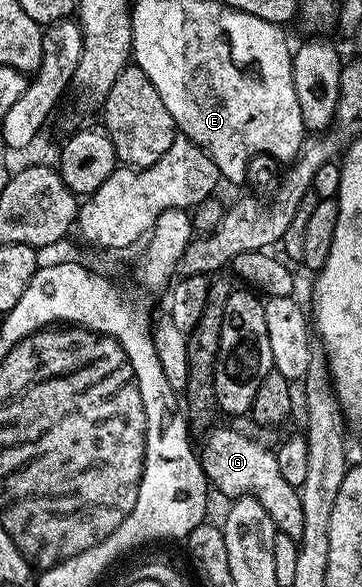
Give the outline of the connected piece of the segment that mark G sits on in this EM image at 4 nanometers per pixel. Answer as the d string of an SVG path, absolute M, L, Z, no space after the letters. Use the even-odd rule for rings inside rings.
M217 425L203 435L204 443L198 446L200 467L208 477L213 491L221 490L228 500L245 496L256 498L266 512L270 512L270 520L274 520L277 531L299 540L302 536L302 504L297 487L286 484L286 479L278 469L275 453L267 450L260 442L231 430L228 426Z

